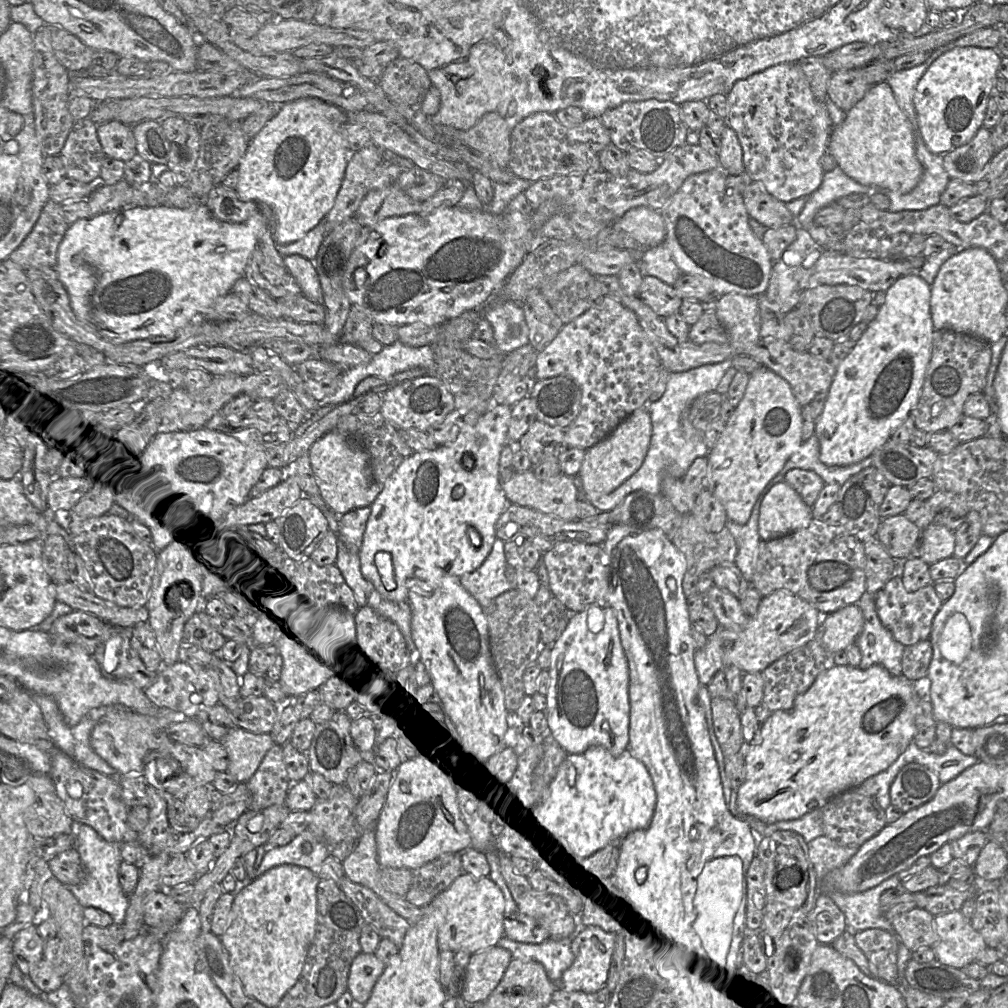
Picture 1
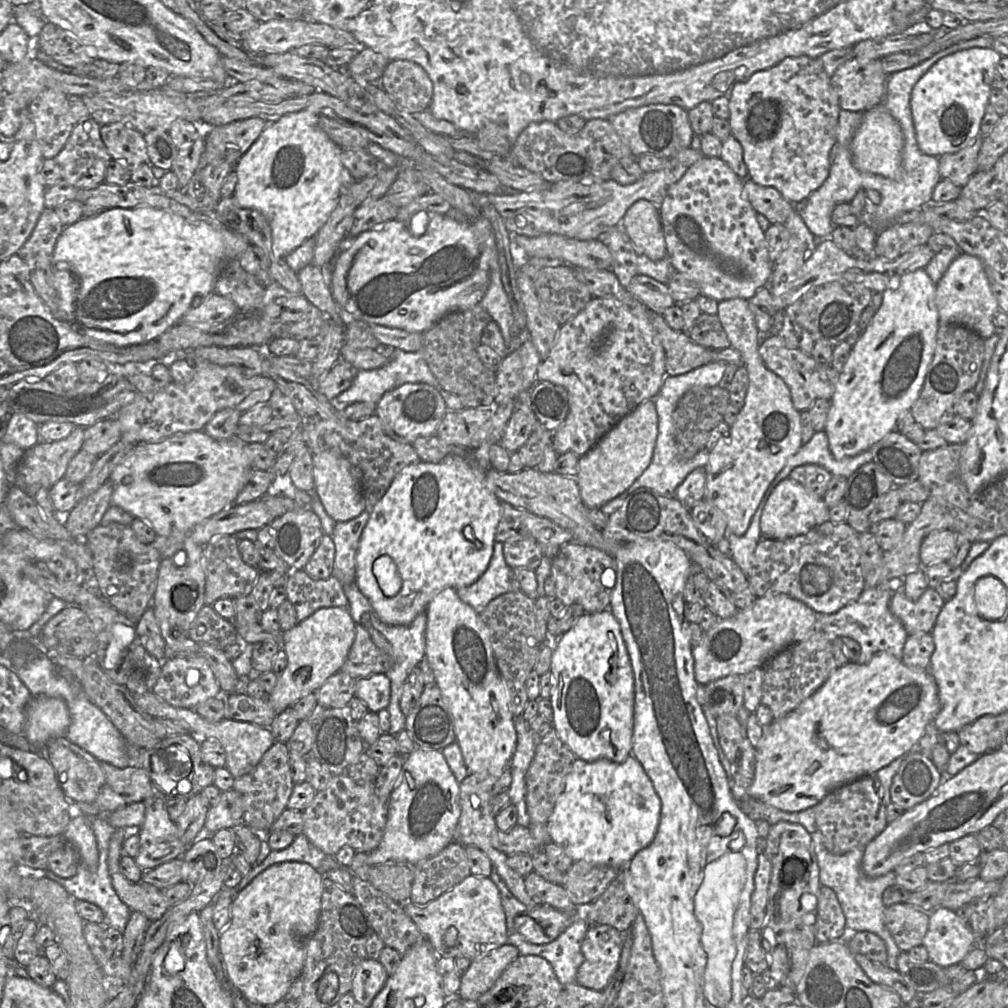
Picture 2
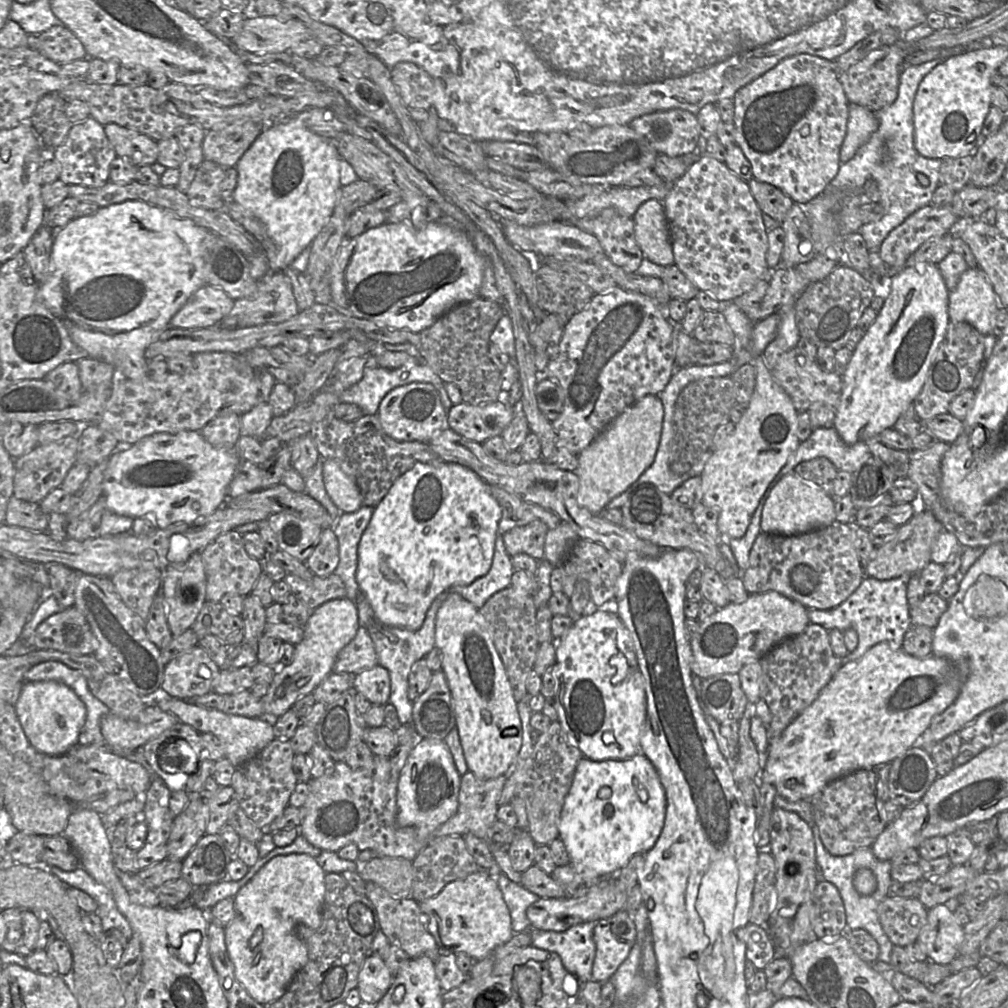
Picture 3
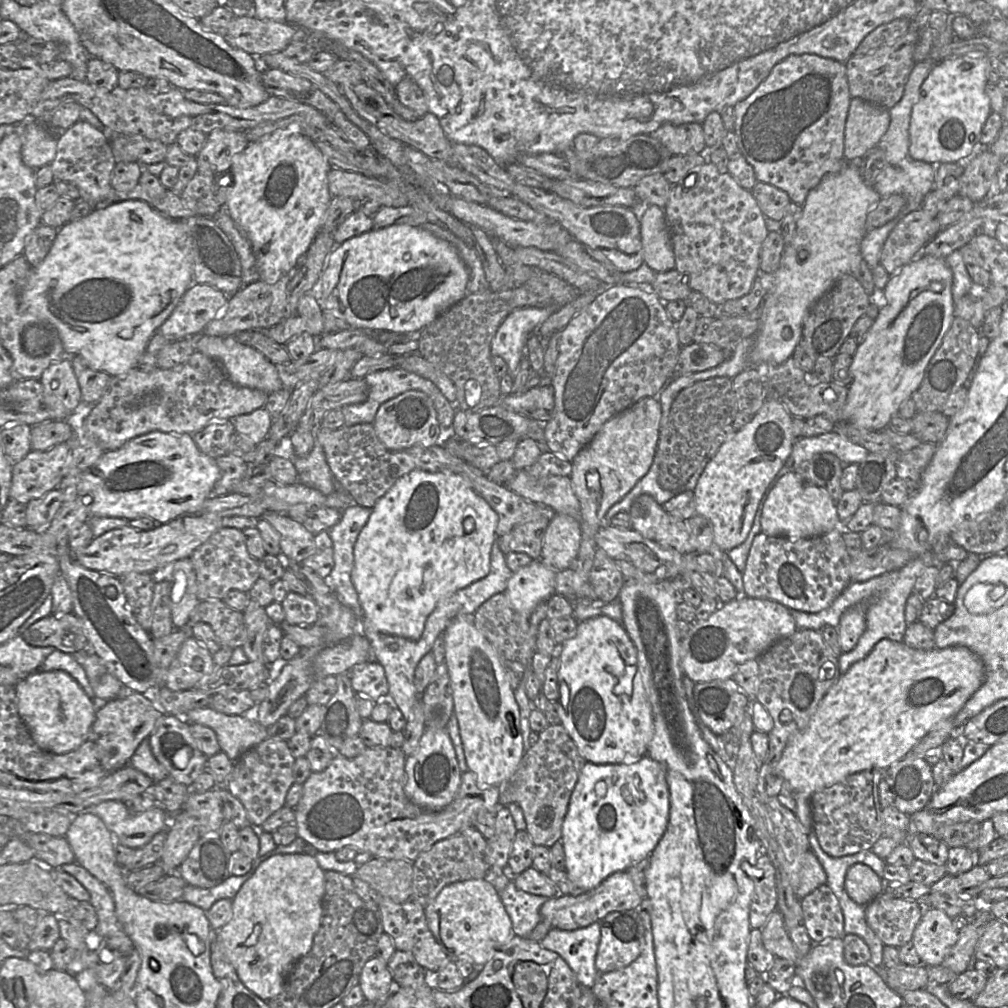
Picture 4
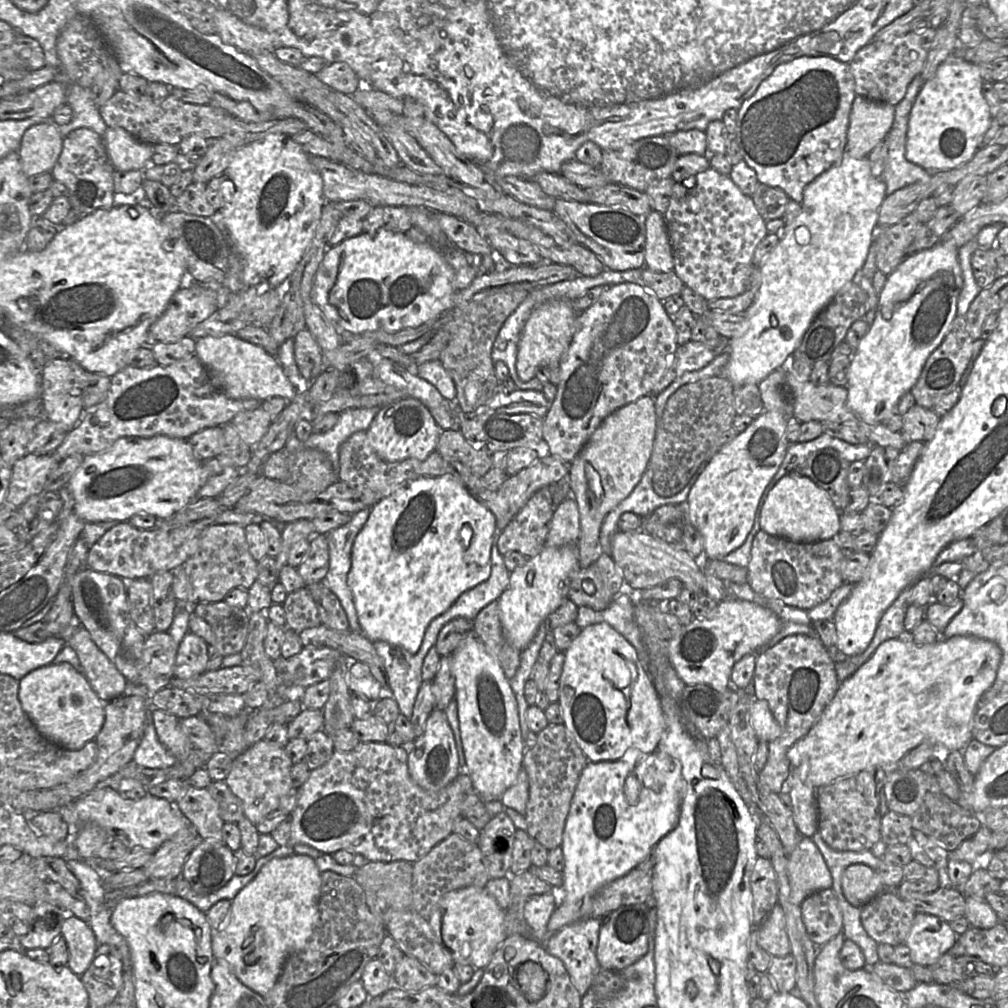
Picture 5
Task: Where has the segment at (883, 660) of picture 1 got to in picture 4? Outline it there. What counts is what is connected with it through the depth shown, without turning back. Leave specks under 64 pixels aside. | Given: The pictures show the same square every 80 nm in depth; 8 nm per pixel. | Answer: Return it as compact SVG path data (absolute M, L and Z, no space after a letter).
M932 552L925 553L899 570L885 573L864 582L852 581L829 607L819 612L813 613L791 610L796 626L798 629L813 629L819 631L826 625L837 628L840 623L840 618L846 610L858 605L863 607L866 620L864 633L850 652L843 652L838 656L839 669L842 675L847 672L853 664L864 659L880 640L904 641L904 634L908 627L905 620L907 599L910 594L914 592L917 579L933 564L936 564L935 555L933 555Z

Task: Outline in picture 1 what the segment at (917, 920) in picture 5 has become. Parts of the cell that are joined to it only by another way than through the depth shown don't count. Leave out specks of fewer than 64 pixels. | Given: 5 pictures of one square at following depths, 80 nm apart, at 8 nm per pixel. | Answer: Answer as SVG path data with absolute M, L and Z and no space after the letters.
M959 911L934 916L934 924L936 942L932 949L941 964L961 970L988 947Z

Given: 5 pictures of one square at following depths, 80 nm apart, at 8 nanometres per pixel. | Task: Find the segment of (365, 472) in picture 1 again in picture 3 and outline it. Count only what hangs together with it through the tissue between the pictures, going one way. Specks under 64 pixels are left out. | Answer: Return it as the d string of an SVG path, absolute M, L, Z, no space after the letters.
M324 460L323 481L328 496L340 512L352 513L363 506L354 478L345 474L336 461Z

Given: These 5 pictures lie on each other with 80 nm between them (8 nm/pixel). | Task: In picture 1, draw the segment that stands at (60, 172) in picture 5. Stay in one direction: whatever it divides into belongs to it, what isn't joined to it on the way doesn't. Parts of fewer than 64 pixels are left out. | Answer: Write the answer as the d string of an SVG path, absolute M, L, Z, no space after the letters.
M89 117L75 121L59 153L66 167L66 178L72 178L78 182L87 184L94 184L94 188L101 184L101 166L106 157L97 136L97 127L98 125Z

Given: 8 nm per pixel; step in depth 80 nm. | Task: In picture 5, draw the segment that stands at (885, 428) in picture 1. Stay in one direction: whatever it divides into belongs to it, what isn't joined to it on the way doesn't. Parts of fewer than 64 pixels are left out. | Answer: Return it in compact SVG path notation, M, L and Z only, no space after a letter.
M940 241L931 248L906 256L887 275L886 283L879 293L875 319L852 354L846 386L848 408L865 423L869 425L883 423L896 413L901 397L914 387L928 357L949 331L957 316L957 301L963 286L958 249L953 242Z

